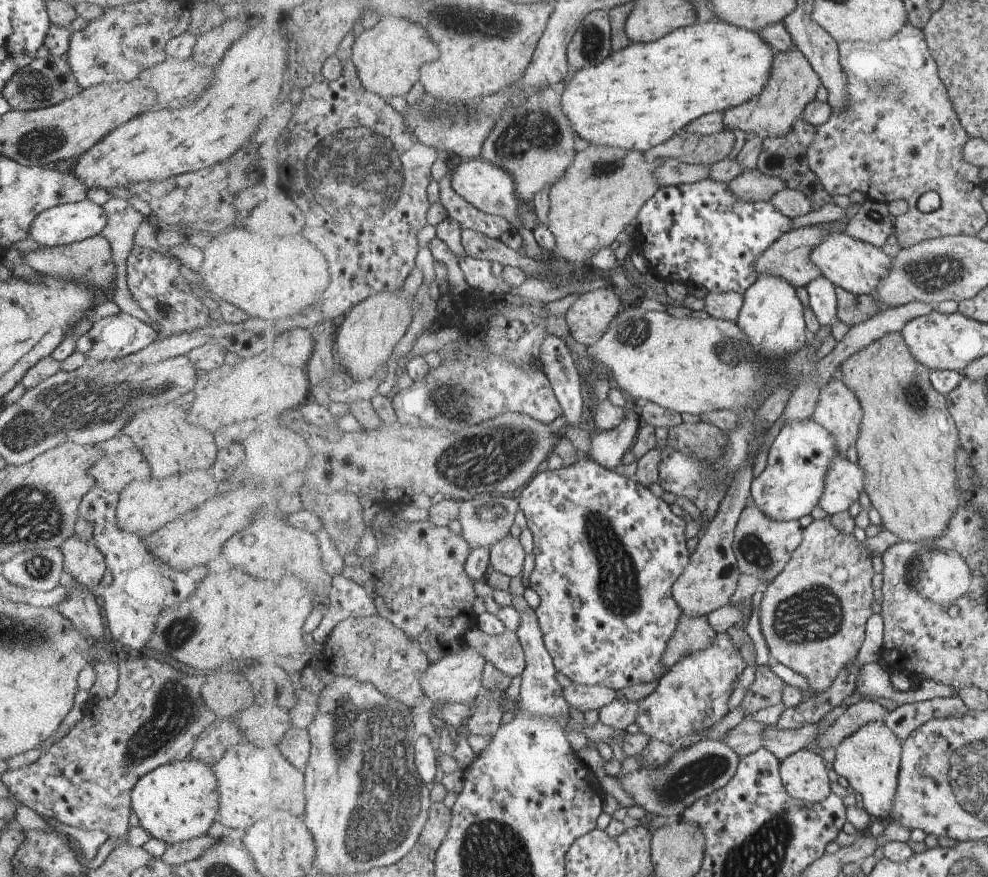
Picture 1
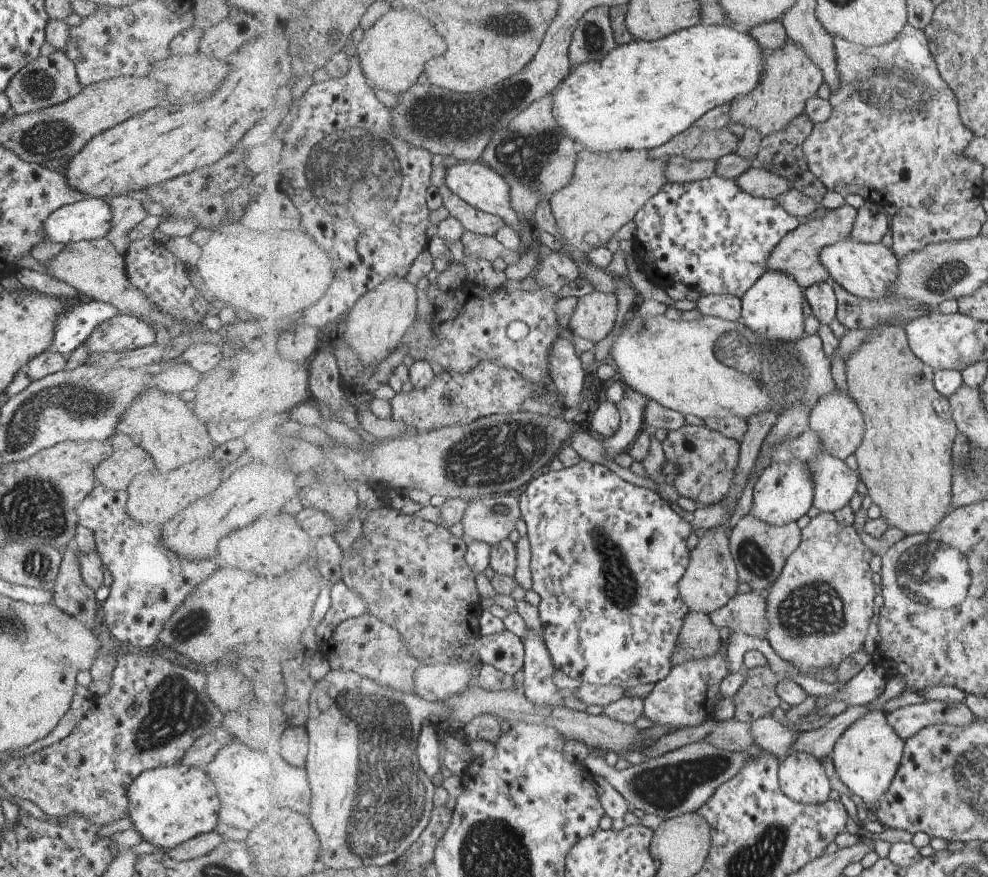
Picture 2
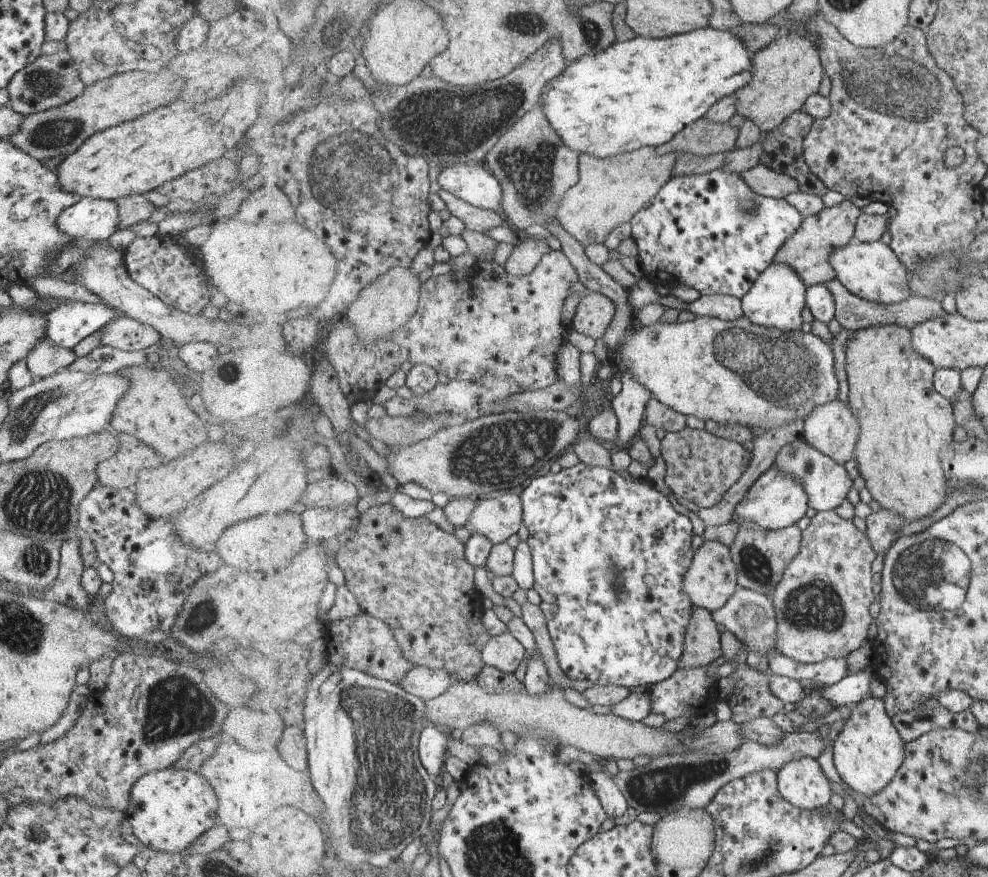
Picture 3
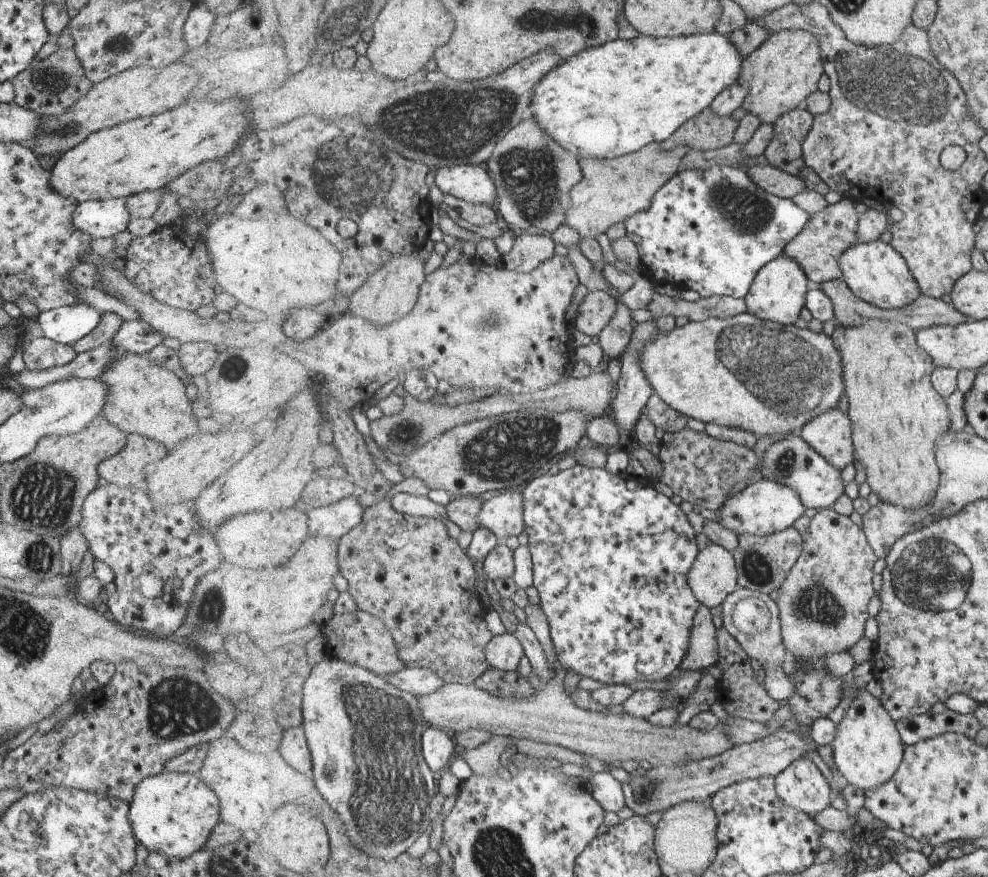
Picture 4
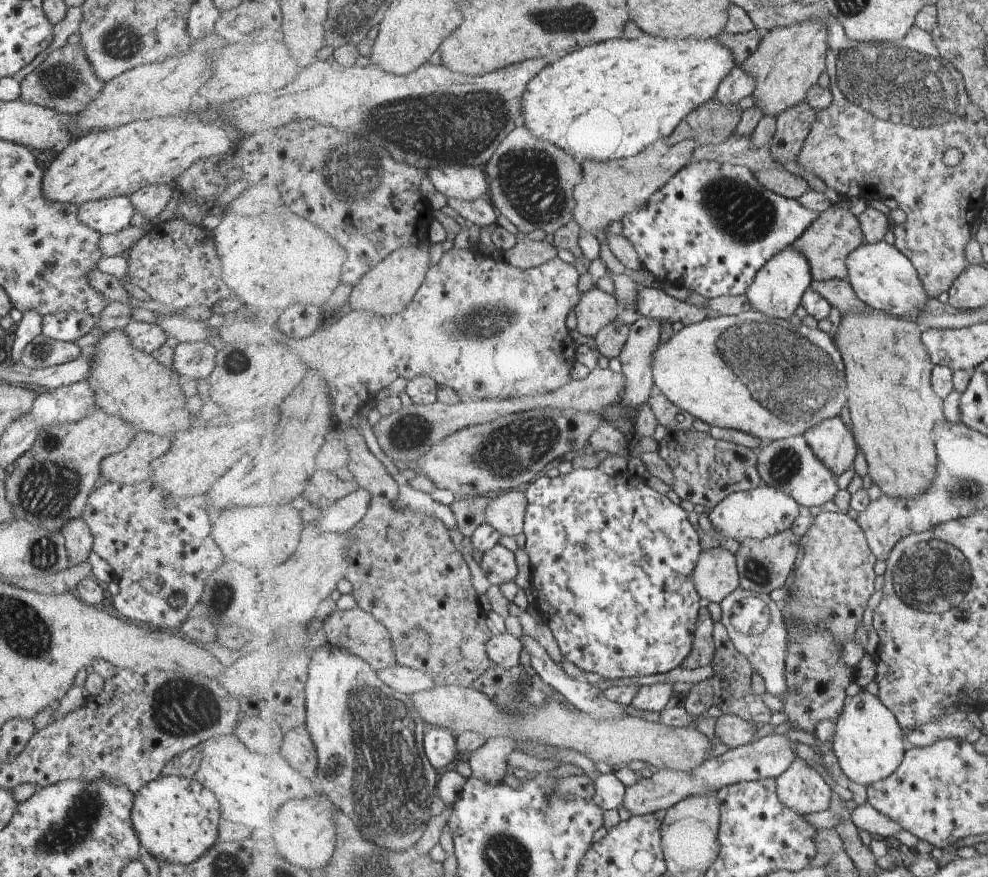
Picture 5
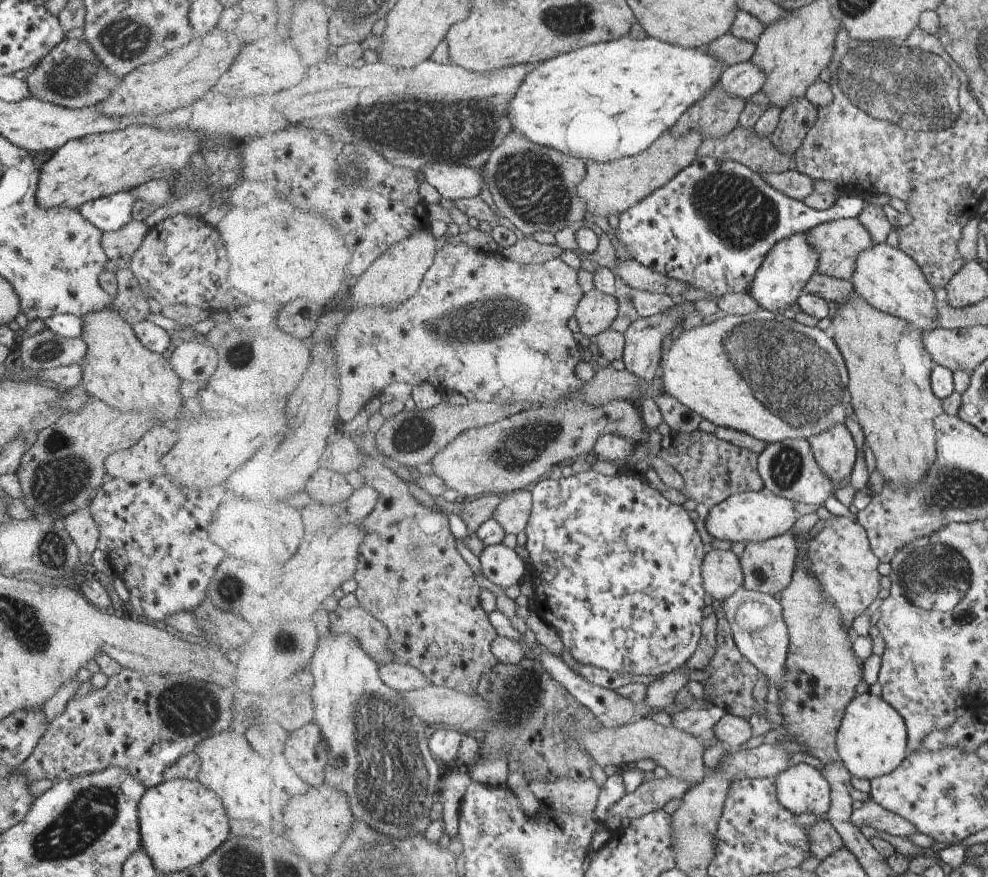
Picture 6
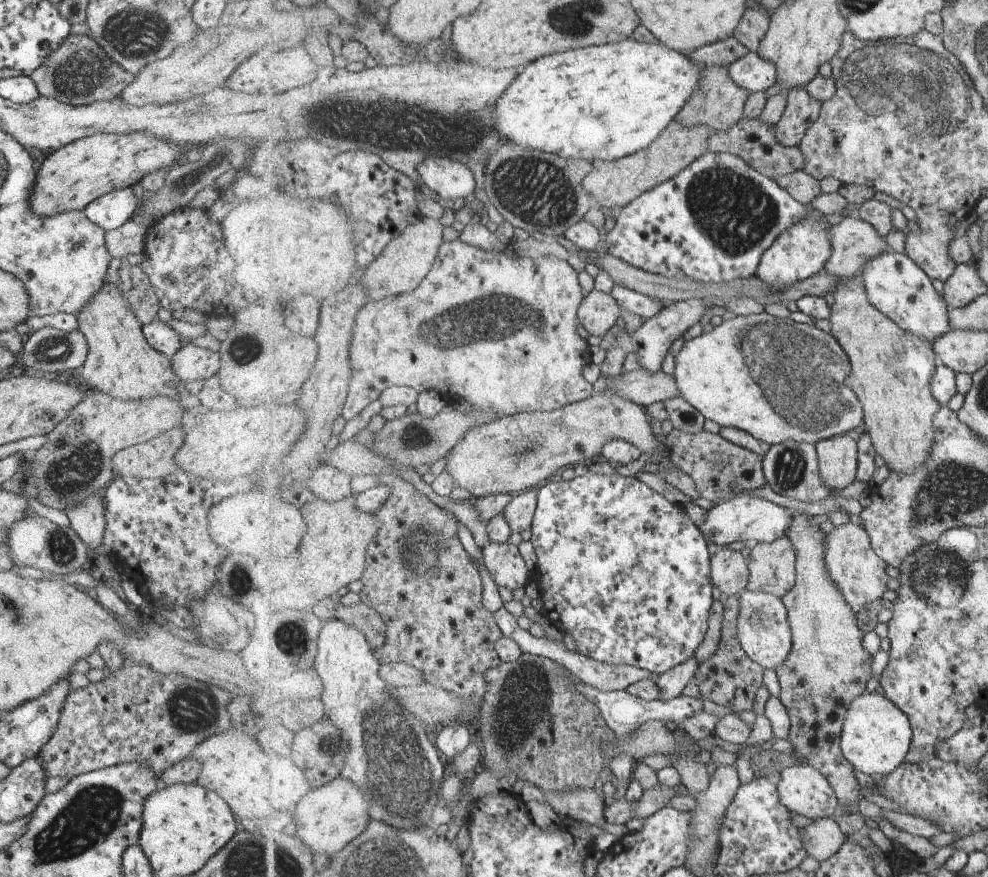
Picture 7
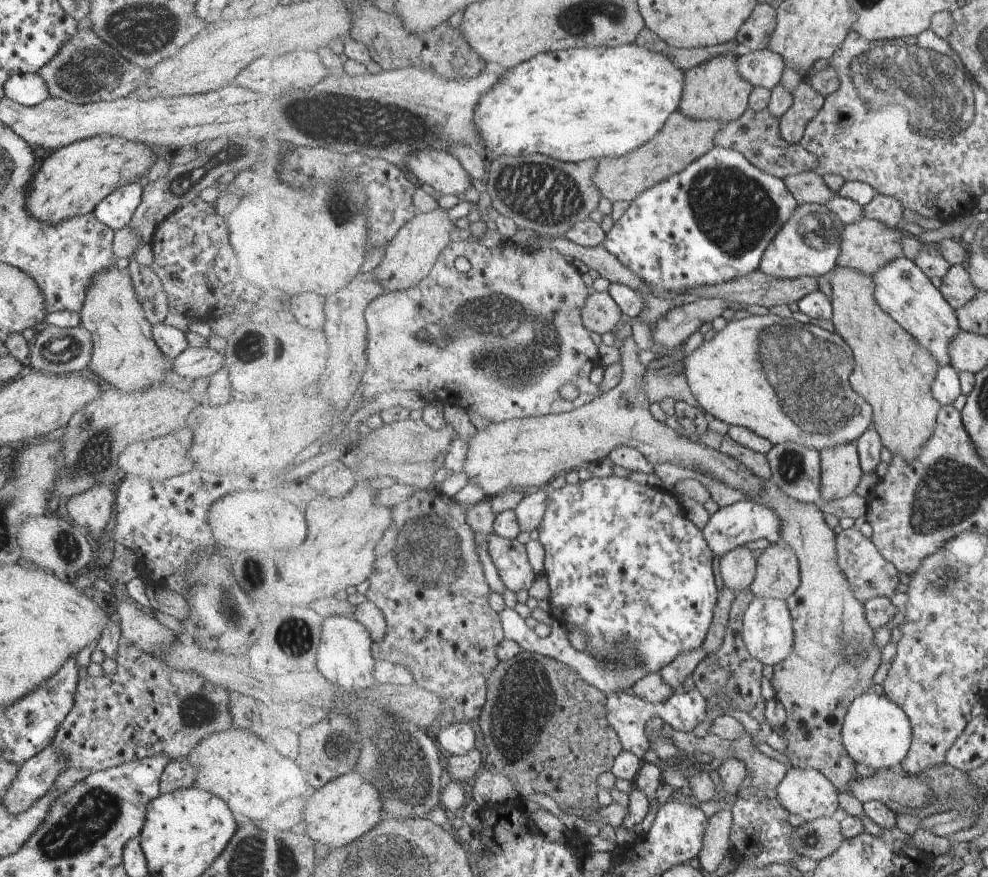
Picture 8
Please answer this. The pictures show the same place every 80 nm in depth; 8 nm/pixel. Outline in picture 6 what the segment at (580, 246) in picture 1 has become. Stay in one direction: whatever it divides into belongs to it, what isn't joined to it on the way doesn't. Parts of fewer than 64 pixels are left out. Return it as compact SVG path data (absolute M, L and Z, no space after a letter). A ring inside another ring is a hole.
M667 132L656 144L653 144L646 152L633 157L613 160L609 163L601 163L593 160L586 162L589 174L580 183L578 193L587 206L587 213L607 218L609 215L620 216L651 196L653 192L668 184L677 174L694 164L698 159L698 153L706 136L701 132L691 132L685 138L676 138L673 132Z

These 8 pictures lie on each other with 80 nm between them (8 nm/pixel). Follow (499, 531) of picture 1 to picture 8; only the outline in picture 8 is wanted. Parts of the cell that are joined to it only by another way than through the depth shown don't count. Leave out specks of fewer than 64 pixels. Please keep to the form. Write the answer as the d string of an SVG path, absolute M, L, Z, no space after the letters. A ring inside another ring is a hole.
M547 487L530 491L515 508L522 531L529 533L538 530L545 518L548 506Z

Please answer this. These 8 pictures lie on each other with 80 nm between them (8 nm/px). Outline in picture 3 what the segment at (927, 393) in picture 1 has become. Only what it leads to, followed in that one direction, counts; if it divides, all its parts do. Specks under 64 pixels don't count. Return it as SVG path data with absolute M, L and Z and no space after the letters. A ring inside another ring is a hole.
M871 325L852 332L847 338L848 400L861 425L855 454L859 472L881 508L897 511L908 522L929 516L948 497L948 477L939 460L939 452L953 442L956 412L953 402L934 387L936 370L936 366L926 356L917 352L910 328L901 325Z

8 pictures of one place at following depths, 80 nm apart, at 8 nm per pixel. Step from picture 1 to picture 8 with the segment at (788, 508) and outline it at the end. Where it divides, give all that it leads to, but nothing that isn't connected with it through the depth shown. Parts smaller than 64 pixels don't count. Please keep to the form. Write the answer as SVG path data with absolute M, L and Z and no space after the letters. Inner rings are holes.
M751 498L737 501L721 509L719 508L709 519L703 532L716 559L718 559L725 556L728 552L735 550L737 547L749 544L749 542L768 540L775 545L781 543L781 527L781 519L773 509L759 504Z

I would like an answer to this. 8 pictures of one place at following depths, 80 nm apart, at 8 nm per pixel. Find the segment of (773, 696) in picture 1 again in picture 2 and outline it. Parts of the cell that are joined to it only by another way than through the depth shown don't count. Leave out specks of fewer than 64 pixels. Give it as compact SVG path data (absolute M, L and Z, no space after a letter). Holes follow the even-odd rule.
M768 665L750 670L743 669L742 673L746 675L746 681L737 692L737 715L753 721L773 714L773 710L779 708L782 702L776 689L782 676L773 672Z

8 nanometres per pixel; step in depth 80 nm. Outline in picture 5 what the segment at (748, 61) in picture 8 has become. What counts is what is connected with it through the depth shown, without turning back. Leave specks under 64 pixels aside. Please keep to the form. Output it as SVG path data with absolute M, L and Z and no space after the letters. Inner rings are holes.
M737 65L721 81L715 98L726 105L737 105L737 102L753 95L757 87L757 79L750 75L742 65Z

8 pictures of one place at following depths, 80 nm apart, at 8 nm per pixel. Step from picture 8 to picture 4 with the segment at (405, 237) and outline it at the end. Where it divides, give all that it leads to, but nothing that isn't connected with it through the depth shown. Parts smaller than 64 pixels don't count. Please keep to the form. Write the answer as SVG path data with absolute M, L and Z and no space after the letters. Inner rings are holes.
M417 252L395 255L349 298L350 312L382 327L397 323L398 320L405 319L409 313L413 312L420 298L420 288L425 282L426 276L425 261L423 262L419 258Z

